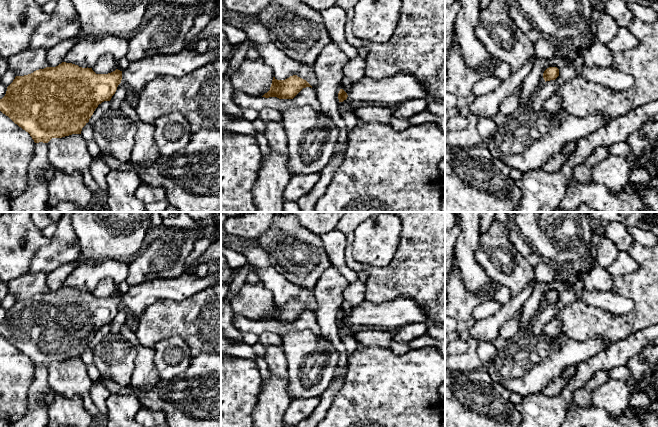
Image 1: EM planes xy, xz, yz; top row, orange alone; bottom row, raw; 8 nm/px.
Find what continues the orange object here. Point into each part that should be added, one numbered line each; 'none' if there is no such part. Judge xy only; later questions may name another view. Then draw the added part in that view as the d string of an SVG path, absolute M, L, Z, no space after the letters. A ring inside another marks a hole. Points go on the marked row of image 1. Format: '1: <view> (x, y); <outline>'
1: xy (138, 74); M185 47L175 54L159 53L130 63L122 72L121 82L132 91L141 92L148 82L159 76L181 77L216 61L221 61L221 48L199 53Z

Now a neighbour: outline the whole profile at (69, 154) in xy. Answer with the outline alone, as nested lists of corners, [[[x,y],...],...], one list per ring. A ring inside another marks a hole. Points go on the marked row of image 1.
[[[72,134],[48,142],[48,160],[55,170],[83,174],[90,169],[93,157],[81,134]]]

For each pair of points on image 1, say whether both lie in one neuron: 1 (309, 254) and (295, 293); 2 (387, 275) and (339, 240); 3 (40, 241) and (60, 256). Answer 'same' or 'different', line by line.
1: different
2: different
3: different

